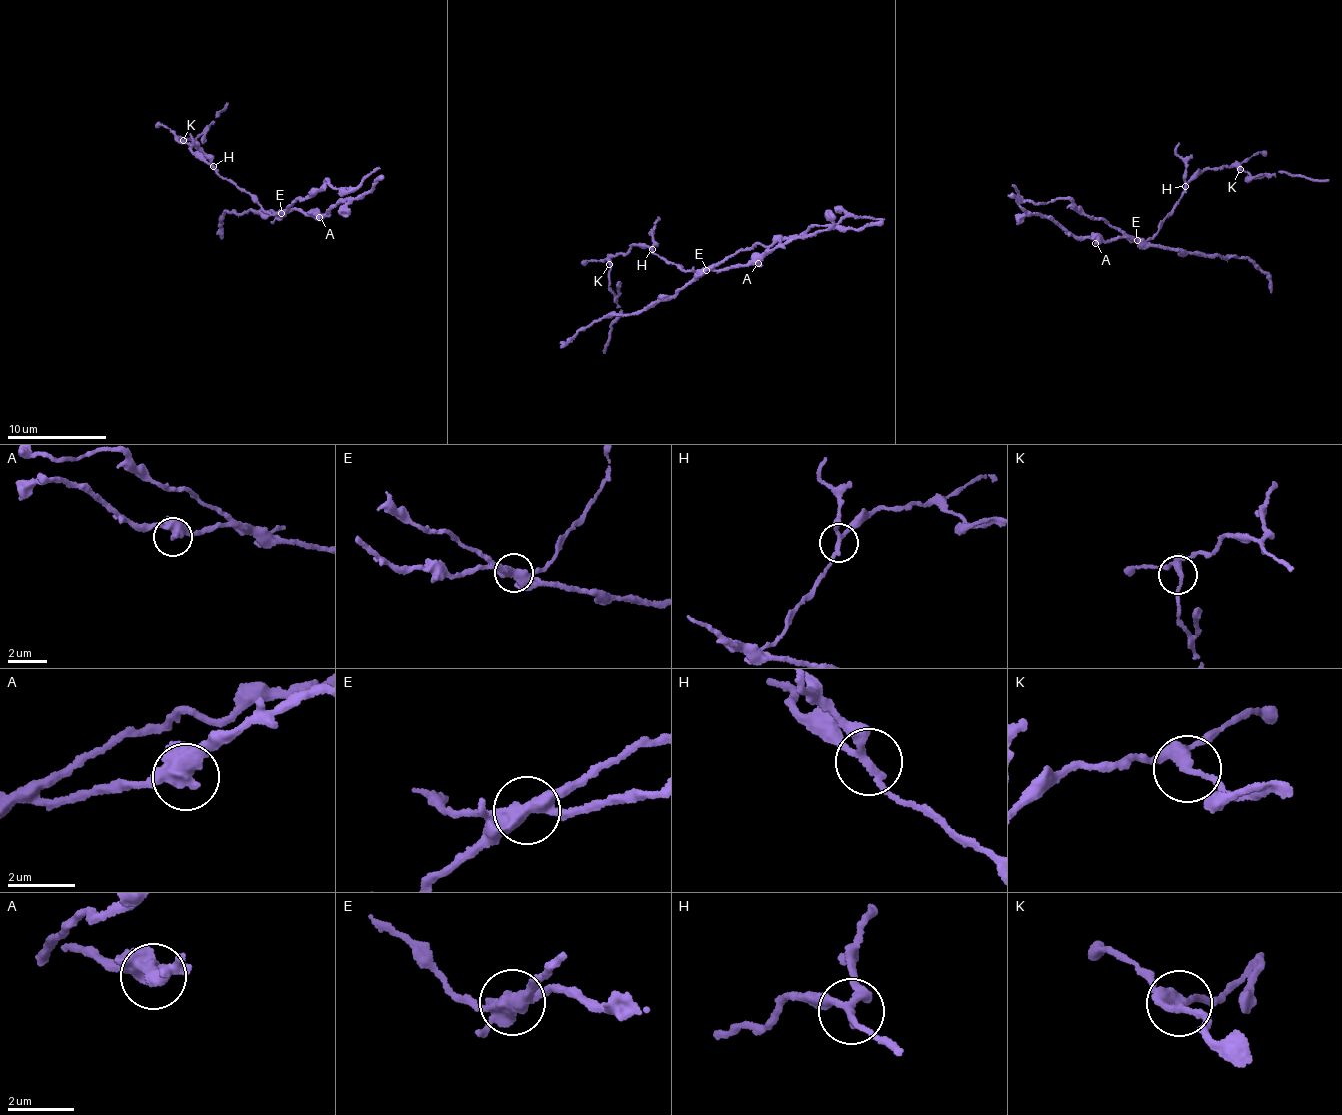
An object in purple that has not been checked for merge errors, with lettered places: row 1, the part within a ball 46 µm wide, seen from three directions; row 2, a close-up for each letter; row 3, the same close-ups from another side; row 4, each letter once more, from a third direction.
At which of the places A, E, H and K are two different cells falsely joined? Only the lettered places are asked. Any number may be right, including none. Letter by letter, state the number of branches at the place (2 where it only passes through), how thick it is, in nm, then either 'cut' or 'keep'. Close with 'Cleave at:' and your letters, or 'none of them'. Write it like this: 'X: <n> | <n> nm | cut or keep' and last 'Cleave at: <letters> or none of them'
A: 3 | 400 nm | keep
E: 3 | 400 nm | cut
H: 3 | 190 nm | cut
K: 3 | 240 nm | keep
Cleave at: E, H

